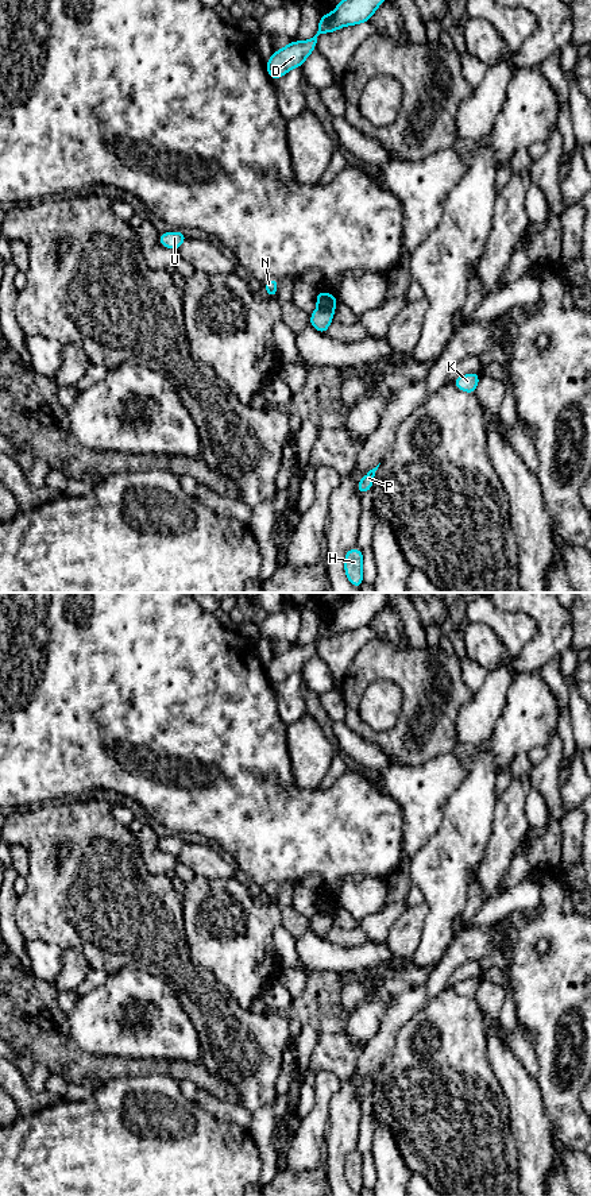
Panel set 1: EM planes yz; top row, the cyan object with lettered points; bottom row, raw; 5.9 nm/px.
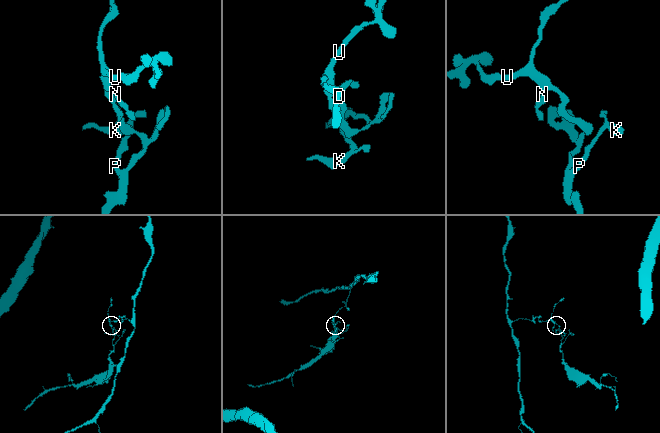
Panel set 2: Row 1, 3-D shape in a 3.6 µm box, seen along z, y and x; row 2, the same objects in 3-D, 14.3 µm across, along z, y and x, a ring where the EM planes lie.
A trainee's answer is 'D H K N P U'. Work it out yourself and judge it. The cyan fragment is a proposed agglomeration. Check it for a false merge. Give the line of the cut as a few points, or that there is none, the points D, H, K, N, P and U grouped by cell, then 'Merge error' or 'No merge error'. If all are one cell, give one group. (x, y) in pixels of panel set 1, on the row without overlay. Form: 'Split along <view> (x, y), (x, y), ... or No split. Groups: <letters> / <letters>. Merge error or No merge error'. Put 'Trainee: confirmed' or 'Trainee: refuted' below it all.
Split along yz (319, 910), (332, 915). Groups: D N U / H K P. Merge error
Trainee: refuted

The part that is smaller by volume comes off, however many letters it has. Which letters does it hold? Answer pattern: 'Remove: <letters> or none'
Remove: H, K, P

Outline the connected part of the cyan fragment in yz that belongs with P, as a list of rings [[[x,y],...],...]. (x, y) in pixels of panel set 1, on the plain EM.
[[[379,1069],[370,1075],[356,1089],[356,1095],[360,1099],[364,1099],[367,1096],[371,1095],[372,1089],[374,1089],[374,1081],[375,1081],[375,1076],[378,1075]]]

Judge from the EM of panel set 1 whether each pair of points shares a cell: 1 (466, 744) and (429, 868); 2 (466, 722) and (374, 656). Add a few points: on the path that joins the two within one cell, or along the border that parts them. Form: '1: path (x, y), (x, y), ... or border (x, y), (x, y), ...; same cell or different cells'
1: path (475, 775), (475, 797), (460, 837); same cell
2: border (474, 691), (460, 708), (451, 748); different cells

